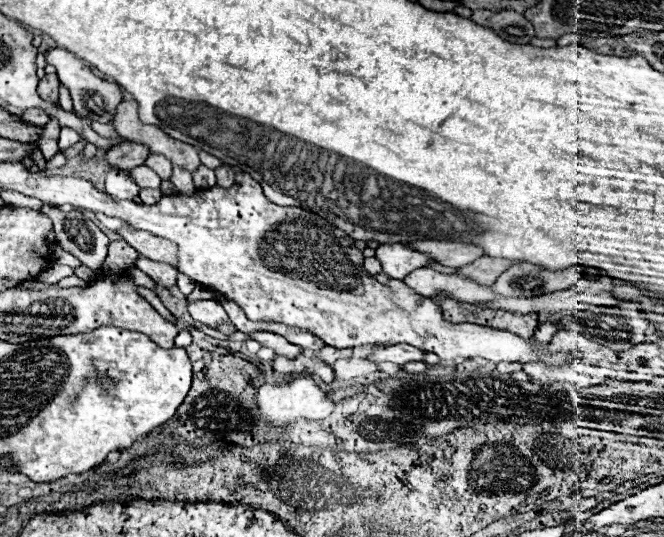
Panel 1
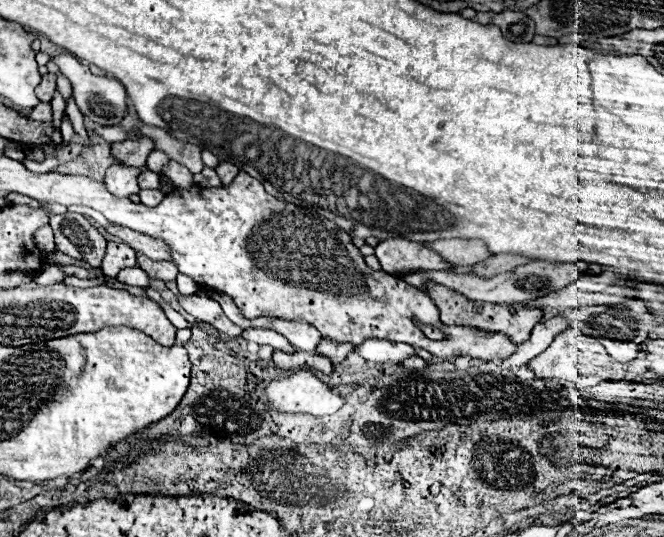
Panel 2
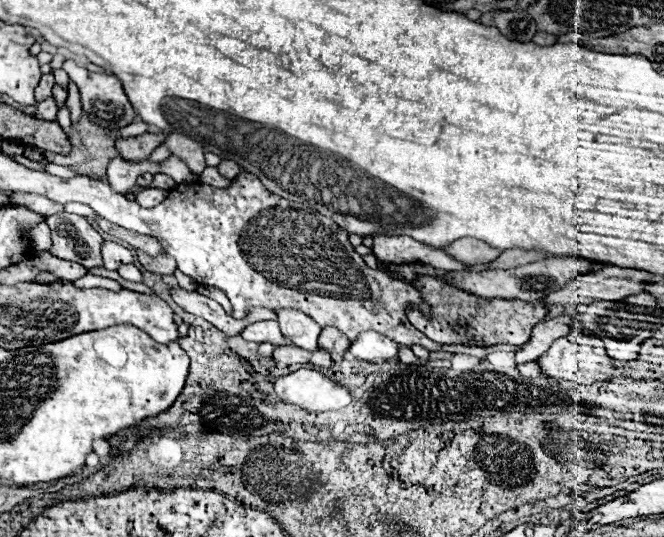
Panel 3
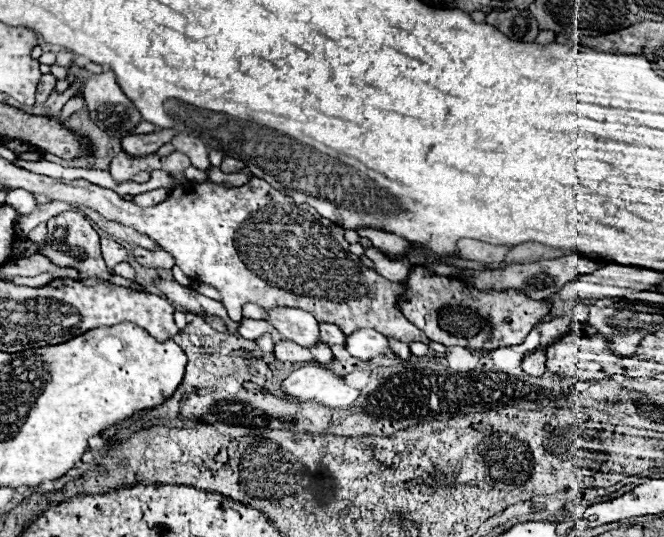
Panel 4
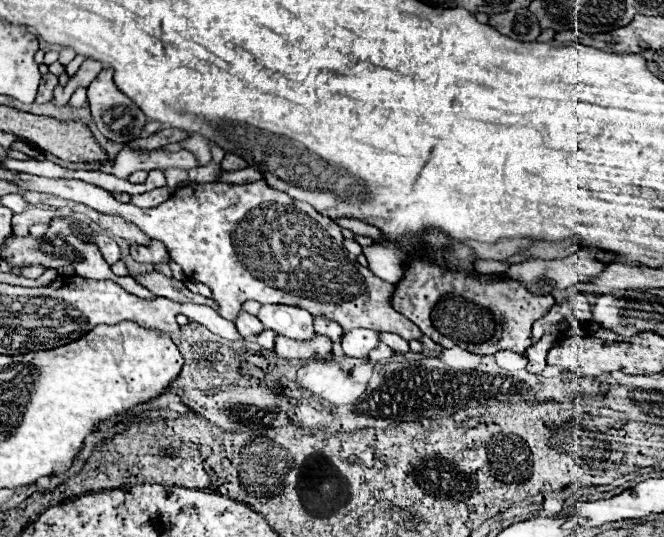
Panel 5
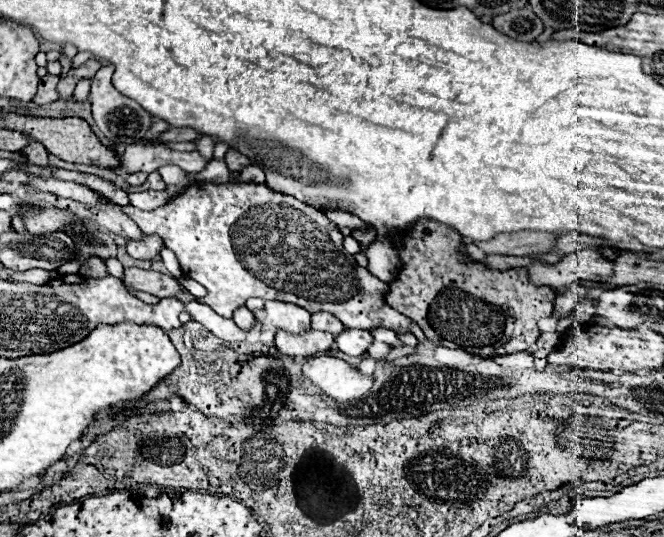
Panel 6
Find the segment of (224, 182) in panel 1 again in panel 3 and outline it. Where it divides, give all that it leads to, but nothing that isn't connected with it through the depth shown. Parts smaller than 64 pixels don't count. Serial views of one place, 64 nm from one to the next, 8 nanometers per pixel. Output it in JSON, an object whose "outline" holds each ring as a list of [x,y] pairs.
{"outline":[[[222,160],[216,168],[218,168],[218,172],[220,172],[224,178],[228,178],[228,180],[234,180],[234,178],[238,176],[238,172],[240,172],[240,166],[234,164],[232,160]]]}

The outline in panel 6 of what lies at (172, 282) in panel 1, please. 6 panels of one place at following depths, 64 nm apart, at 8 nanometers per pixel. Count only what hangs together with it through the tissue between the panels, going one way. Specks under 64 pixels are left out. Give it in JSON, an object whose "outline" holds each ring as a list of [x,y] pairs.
{"outline":[[[144,236],[142,240],[130,240],[126,248],[128,254],[136,260],[154,260],[156,256],[160,256],[164,244],[158,236]]]}

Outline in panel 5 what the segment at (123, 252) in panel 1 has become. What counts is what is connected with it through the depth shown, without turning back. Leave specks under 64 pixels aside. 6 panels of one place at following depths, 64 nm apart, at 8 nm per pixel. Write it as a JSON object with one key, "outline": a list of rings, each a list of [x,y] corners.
{"outline":[[[94,234],[94,240],[96,240],[96,244],[98,244],[98,248],[100,248],[100,252],[108,264],[114,264],[122,258],[120,246],[112,238],[108,238],[104,234]]]}

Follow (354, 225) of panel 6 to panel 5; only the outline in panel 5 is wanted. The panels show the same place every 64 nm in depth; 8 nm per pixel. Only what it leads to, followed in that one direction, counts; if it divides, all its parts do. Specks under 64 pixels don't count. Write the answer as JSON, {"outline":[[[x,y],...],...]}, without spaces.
{"outline":[[[336,220],[336,222],[338,222],[338,226],[348,228],[348,230],[352,230],[358,236],[374,238],[374,242],[378,242],[378,244],[384,240],[382,232],[378,228],[374,228],[374,226],[370,226],[370,224],[364,224],[364,222],[358,222],[358,220]]]}

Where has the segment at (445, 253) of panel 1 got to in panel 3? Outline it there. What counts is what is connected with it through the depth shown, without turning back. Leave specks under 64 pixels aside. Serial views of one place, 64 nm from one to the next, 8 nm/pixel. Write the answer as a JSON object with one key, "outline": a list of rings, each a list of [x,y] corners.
{"outline":[[[462,238],[462,240],[454,240],[454,244],[448,244],[446,248],[442,248],[448,256],[452,256],[454,260],[474,266],[474,264],[488,264],[492,260],[496,260],[500,256],[498,250],[490,248],[486,242],[482,240],[474,240],[474,238]]]}

